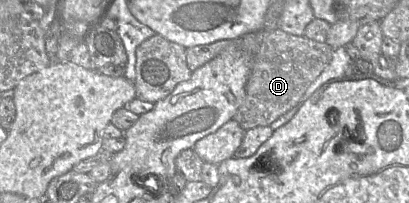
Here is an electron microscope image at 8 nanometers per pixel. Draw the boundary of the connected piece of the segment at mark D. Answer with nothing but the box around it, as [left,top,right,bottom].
[186,28,334,131]

